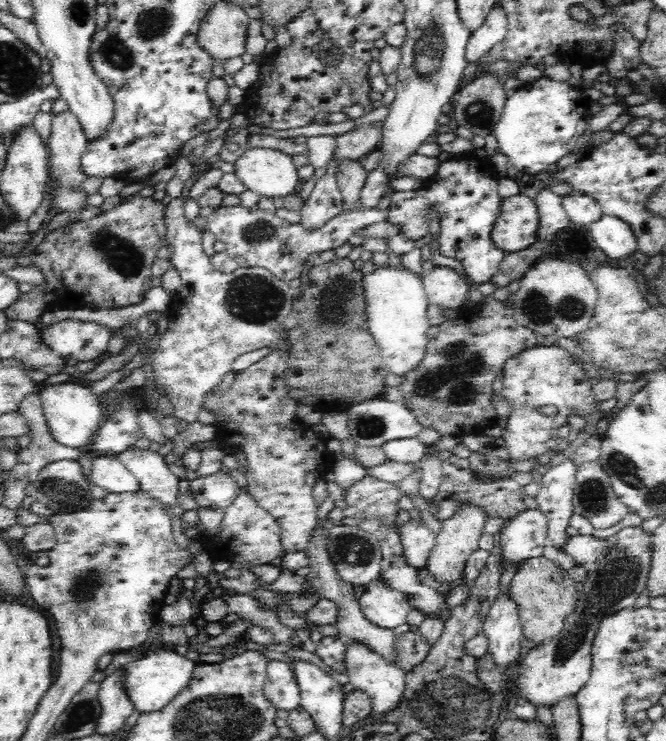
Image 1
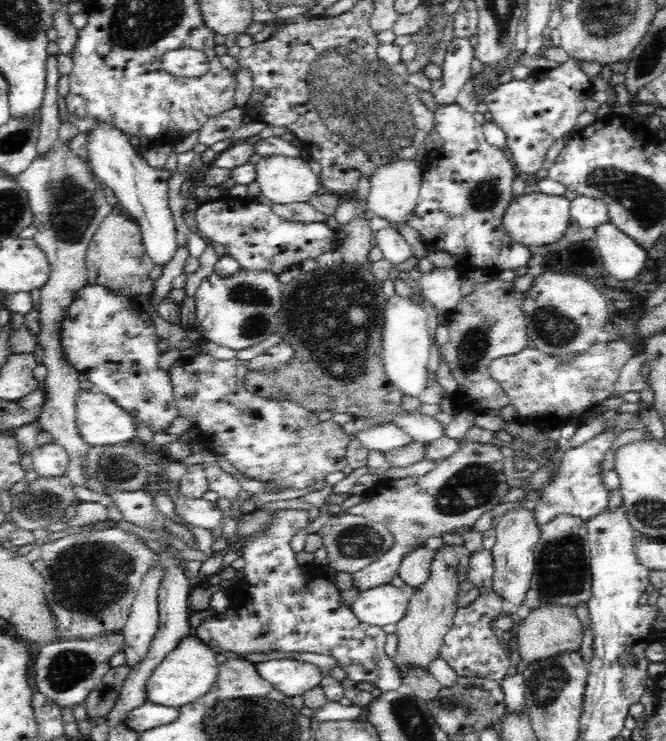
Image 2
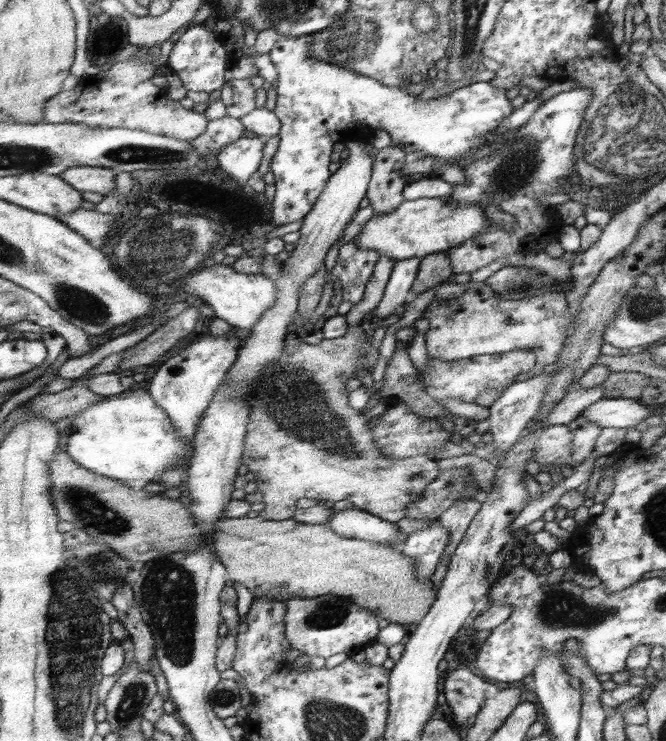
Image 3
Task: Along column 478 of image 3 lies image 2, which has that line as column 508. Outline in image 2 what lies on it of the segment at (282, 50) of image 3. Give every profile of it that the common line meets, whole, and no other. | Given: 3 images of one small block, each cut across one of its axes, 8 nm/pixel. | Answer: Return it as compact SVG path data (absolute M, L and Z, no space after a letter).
M570 57L558 67L534 71L525 79L499 84L483 96L492 114L491 122L506 133L514 164L529 177L542 169L548 150L556 141L576 130L577 118L586 110L586 99L592 98L593 86L580 69L578 58Z

